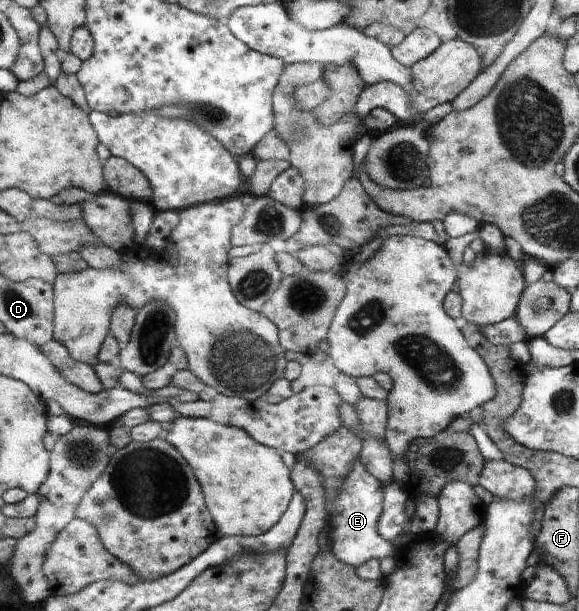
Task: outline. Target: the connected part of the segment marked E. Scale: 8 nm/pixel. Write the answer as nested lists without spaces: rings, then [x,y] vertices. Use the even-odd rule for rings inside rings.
[[[360,463],[351,471],[336,501],[337,513],[331,518],[331,550],[342,562],[359,568],[369,560],[383,560],[394,553],[392,542],[379,532],[380,516],[384,513],[384,486]]]

